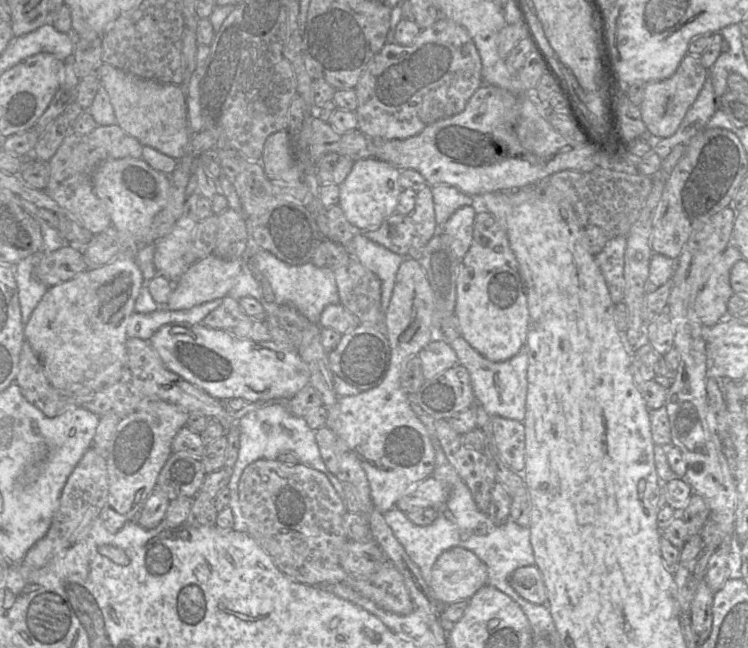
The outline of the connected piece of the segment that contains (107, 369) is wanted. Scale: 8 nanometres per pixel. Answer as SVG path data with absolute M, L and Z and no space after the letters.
M126 250L118 253L109 263L86 269L48 288L24 326L24 337L38 355L53 387L89 394L120 380L122 369L127 363L127 325L142 285L142 272L136 259L131 257L130 250Z

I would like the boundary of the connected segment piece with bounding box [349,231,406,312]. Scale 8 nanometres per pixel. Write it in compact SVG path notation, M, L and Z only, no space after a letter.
M356 231L349 244L350 255L381 280L381 309L386 312L398 269L406 256L396 254Z

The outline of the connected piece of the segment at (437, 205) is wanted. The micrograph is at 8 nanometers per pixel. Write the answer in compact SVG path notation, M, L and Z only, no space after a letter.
M435 185L431 187L437 226L440 228L451 215L463 206L476 205L476 198L463 193L454 186Z

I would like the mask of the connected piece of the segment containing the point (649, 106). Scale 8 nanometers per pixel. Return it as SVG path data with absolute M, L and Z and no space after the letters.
M687 54L671 77L645 84L643 101L639 109L642 121L653 141L669 138L676 133L687 111L703 88L708 72L699 56Z

